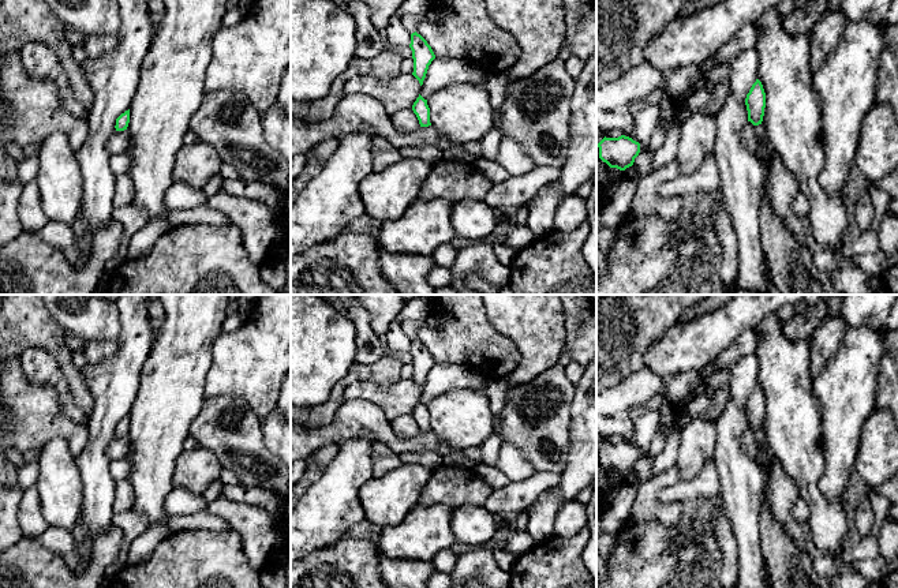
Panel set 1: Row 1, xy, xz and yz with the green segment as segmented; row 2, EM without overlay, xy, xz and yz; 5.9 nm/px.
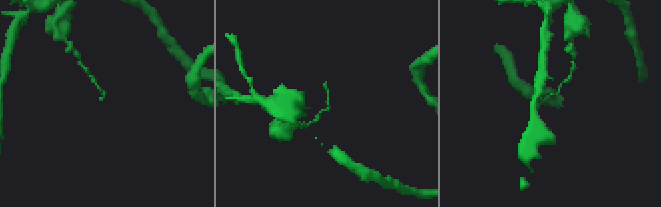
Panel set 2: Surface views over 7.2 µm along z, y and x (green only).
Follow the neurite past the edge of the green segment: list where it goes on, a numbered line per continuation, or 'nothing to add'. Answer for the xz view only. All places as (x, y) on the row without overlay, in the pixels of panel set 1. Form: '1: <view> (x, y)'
nothing to add

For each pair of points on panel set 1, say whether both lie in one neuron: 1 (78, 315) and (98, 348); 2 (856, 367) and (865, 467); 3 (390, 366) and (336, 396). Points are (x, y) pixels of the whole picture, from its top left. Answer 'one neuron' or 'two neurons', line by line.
1: two neurons
2: two neurons
3: one neuron

